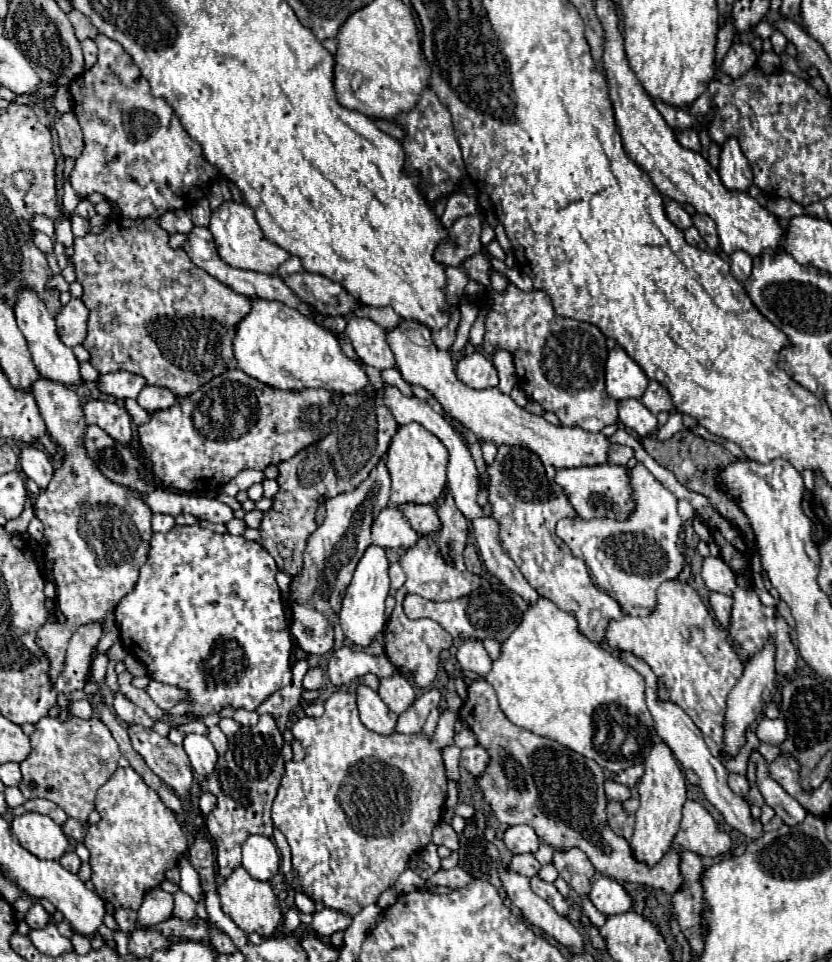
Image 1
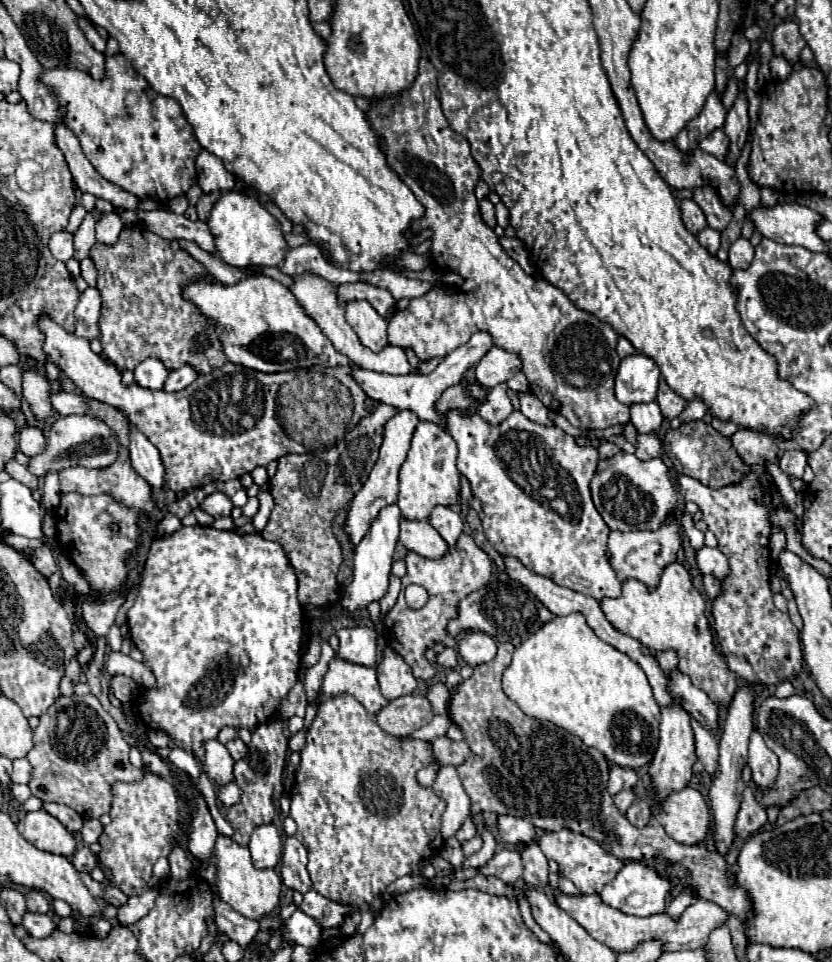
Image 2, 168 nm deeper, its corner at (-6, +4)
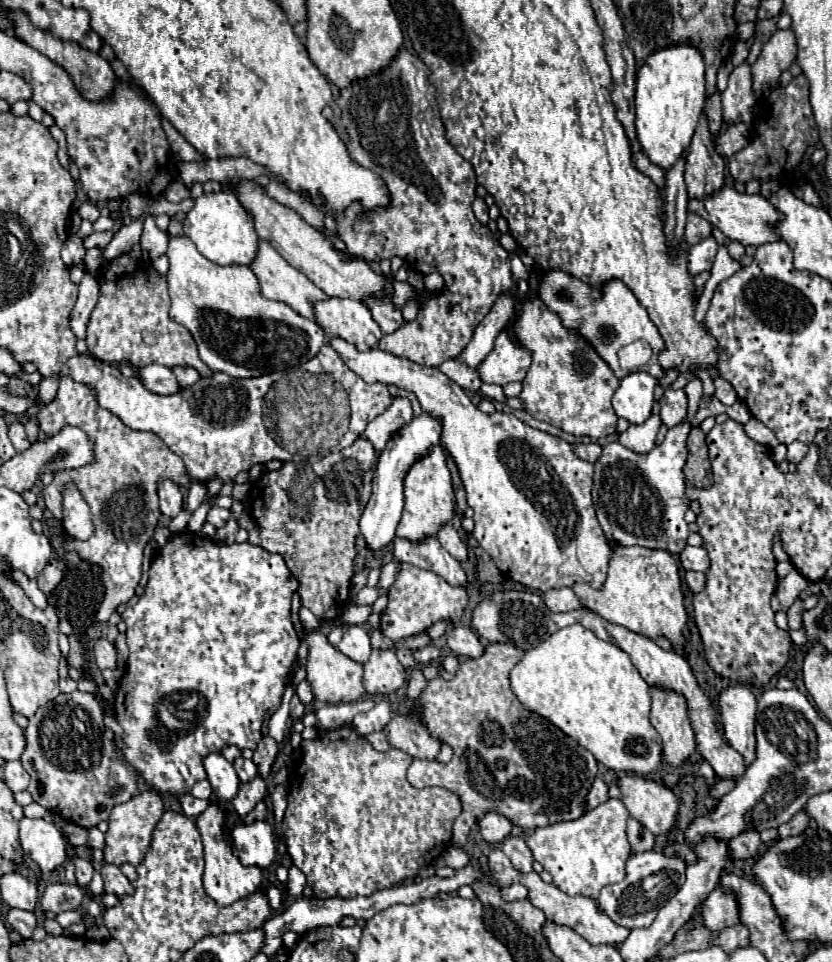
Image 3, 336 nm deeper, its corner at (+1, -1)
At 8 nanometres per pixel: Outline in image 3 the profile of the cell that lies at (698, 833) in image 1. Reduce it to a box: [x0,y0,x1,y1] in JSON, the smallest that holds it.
[618,775,678,835]

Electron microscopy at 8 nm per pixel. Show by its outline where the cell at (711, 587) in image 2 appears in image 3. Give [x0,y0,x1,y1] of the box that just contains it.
[686,571,706,593]

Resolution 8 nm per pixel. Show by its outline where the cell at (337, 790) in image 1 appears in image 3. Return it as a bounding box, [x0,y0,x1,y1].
[284,727,462,899]

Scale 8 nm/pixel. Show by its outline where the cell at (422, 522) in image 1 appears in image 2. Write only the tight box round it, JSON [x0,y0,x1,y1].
[429,506,463,546]

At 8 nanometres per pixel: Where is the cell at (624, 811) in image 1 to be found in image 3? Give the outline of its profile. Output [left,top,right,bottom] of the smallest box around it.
[628,819,654,853]

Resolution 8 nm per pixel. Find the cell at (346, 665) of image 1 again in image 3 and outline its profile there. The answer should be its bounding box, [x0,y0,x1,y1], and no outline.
[338,625,372,663]

